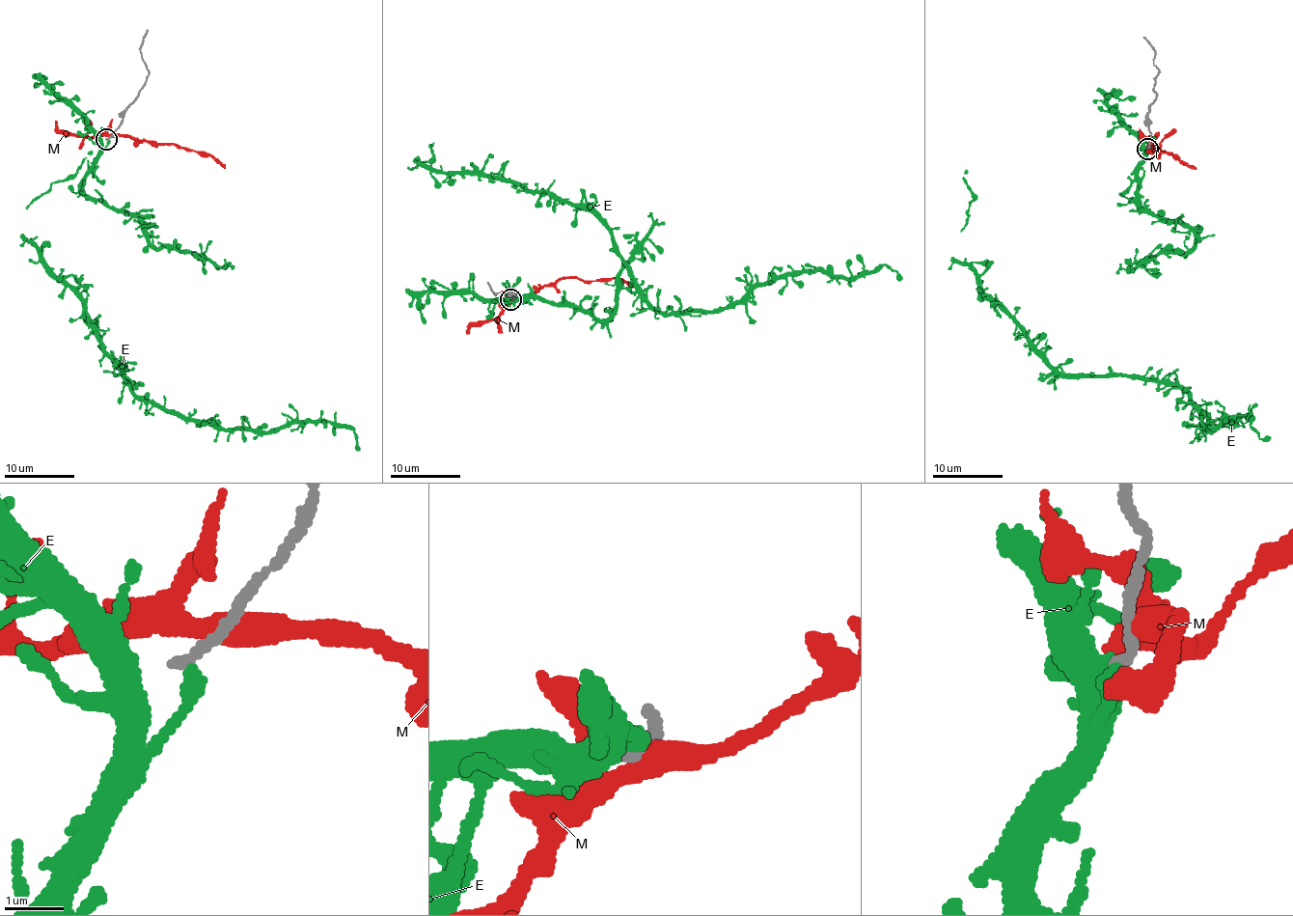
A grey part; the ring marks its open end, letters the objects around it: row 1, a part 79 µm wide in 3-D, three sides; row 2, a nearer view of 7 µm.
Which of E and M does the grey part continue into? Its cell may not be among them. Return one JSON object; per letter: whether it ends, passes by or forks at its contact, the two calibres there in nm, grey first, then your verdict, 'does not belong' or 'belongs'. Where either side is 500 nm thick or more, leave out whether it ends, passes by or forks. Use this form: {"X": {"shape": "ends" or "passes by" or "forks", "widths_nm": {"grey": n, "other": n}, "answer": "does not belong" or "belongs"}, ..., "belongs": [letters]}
{"E": {"shape": "ends", "widths_nm": {"grey": 180, "other": 260}, "answer": "does not belong"}, "M": {"shape": "passes by", "widths_nm": {"grey": 240, "other": 400}, "answer": "does not belong"}, "belongs": []}

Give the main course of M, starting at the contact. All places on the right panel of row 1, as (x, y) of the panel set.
M: (1149, 144), (1156, 143), (1153, 149), (1178, 154), (1196, 169)

